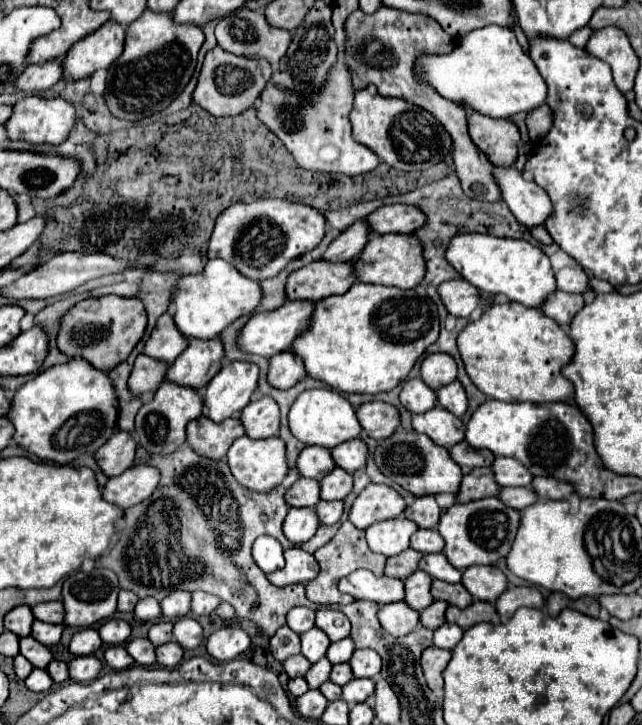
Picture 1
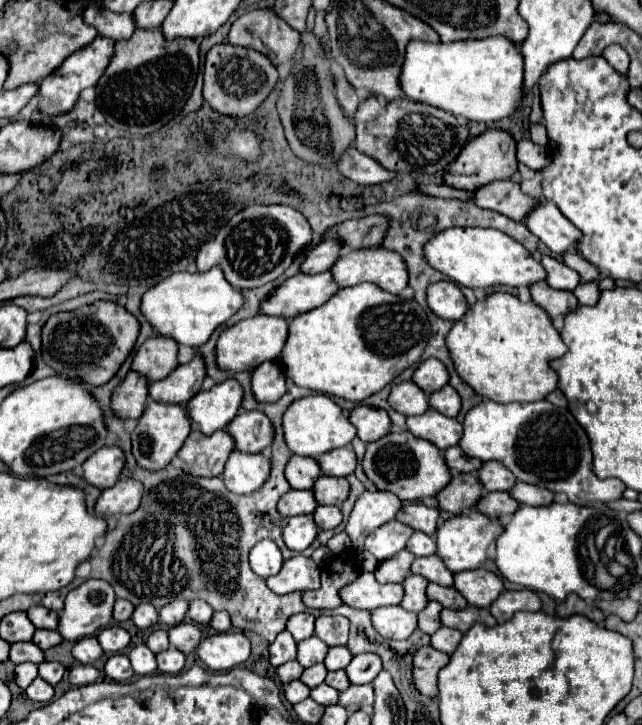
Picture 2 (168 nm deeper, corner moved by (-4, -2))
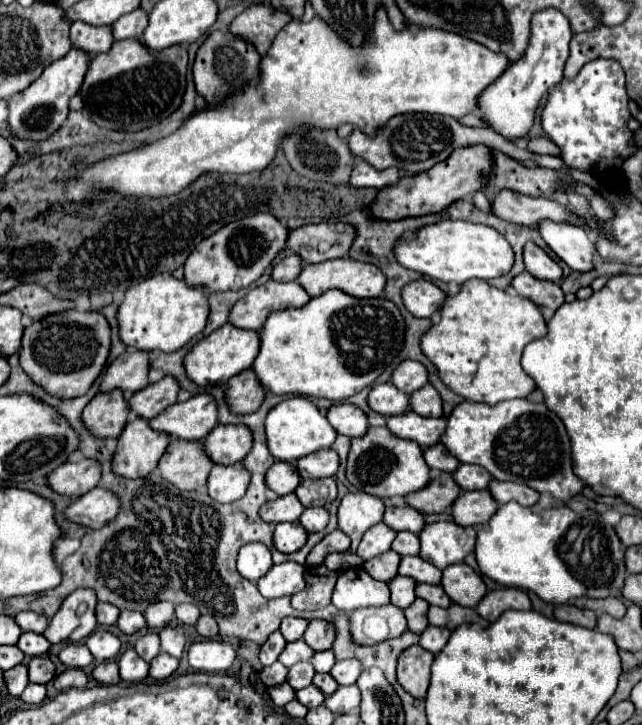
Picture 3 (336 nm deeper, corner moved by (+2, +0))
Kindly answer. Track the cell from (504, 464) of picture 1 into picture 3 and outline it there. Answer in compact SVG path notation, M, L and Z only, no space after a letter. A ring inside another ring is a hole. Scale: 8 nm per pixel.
M461 464L453 478L463 490L483 490L489 488L489 482L493 480L491 474L477 464Z

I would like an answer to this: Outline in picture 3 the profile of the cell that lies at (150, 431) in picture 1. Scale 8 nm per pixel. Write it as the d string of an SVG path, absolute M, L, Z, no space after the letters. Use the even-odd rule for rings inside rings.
M131 416L123 432L117 442L113 470L123 478L145 478L157 468L171 436L153 430L149 420L139 416Z

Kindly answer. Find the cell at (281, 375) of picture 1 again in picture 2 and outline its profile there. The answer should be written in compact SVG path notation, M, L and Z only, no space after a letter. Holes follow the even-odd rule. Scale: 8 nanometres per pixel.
M263 362L251 374L251 388L257 402L277 402L287 392L287 378L279 364Z

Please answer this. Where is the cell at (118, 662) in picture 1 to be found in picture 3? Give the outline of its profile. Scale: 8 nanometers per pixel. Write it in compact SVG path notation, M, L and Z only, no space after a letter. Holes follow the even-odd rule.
M107 660L107 662L99 662L93 670L93 678L99 684L119 684L121 676L119 676L119 666L115 660Z

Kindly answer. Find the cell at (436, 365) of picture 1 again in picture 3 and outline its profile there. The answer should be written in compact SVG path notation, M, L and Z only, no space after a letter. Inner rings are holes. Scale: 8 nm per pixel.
M403 360L393 376L391 376L391 382L403 390L405 394L413 394L417 392L419 388L423 388L425 384L429 384L429 372L427 368L421 364L421 362L415 362L415 360Z

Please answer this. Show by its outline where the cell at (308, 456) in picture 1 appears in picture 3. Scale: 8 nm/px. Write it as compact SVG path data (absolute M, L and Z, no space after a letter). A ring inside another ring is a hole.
M277 460L269 472L267 472L267 486L277 494L277 496L285 496L295 492L295 488L299 486L301 476L299 476L299 468L293 462L281 462Z

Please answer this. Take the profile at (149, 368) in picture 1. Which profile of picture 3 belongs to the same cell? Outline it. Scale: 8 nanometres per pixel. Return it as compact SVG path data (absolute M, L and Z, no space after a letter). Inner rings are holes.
M109 390L99 392L83 410L83 422L85 426L99 438L119 436L123 432L123 426L129 418L129 404L123 390Z

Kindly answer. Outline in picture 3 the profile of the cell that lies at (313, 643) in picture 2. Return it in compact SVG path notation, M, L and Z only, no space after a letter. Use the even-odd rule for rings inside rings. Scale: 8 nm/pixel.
M297 640L297 642L289 642L283 650L283 654L279 656L279 662L287 668L291 668L293 664L297 662L303 662L303 660L309 660L311 656L315 654L315 650L311 646L307 646L305 640Z

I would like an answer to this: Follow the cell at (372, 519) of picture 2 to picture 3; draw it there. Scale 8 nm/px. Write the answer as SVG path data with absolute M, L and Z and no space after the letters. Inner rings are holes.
M351 492L339 504L339 528L351 538L351 548L347 552L355 554L361 542L361 536L367 528L379 524L383 520L385 502L379 496L371 496L365 492Z

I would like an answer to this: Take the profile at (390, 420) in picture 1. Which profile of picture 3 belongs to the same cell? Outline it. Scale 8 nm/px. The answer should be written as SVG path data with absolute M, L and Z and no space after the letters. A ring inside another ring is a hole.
M335 404L329 408L327 418L331 422L331 426L335 426L337 434L349 436L349 438L359 438L367 432L369 424L367 424L367 414L355 406L355 404Z

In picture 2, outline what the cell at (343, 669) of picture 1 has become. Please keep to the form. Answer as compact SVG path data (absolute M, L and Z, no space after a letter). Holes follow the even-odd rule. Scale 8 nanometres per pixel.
M335 670L335 672L329 672L327 678L325 678L325 684L333 686L335 690L343 692L345 688L349 688L349 680L347 680L347 674L343 670Z

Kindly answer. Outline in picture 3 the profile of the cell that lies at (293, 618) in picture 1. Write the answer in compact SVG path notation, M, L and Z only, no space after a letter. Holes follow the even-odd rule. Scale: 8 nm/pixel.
M287 616L287 618L283 618L283 622L281 622L281 634L285 636L285 640L287 642L295 642L295 640L299 640L301 636L303 636L303 632L305 632L305 628L307 628L307 620L303 620L303 618L295 618L295 616Z

